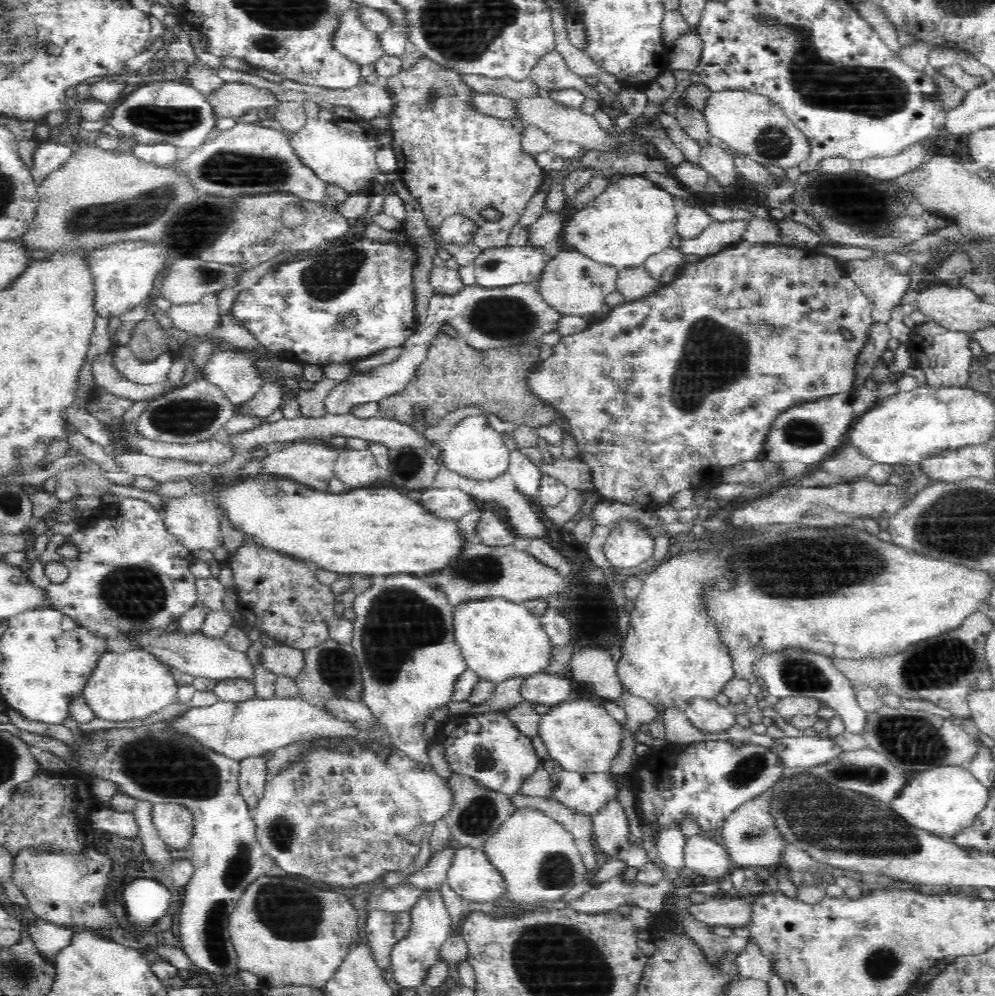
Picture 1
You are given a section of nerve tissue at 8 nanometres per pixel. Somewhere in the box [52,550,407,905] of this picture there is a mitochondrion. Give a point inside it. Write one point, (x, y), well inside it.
(166, 766)

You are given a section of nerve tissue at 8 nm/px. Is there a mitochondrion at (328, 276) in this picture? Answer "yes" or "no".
yes

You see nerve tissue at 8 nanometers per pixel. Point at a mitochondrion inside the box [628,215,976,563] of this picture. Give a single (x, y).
(705, 369)

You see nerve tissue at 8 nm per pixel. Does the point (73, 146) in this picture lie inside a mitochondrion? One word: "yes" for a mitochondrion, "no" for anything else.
no

